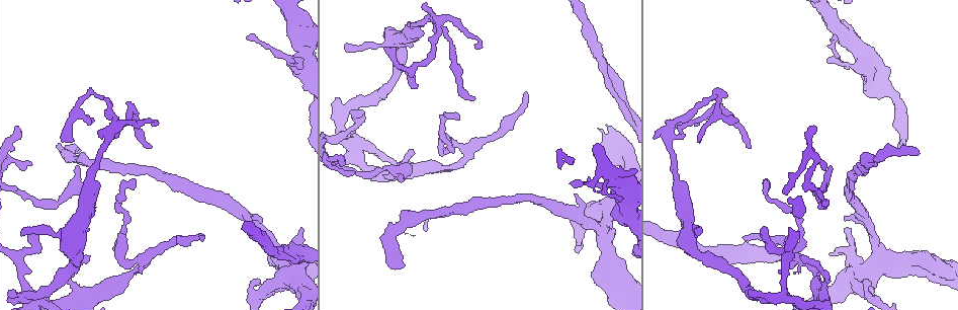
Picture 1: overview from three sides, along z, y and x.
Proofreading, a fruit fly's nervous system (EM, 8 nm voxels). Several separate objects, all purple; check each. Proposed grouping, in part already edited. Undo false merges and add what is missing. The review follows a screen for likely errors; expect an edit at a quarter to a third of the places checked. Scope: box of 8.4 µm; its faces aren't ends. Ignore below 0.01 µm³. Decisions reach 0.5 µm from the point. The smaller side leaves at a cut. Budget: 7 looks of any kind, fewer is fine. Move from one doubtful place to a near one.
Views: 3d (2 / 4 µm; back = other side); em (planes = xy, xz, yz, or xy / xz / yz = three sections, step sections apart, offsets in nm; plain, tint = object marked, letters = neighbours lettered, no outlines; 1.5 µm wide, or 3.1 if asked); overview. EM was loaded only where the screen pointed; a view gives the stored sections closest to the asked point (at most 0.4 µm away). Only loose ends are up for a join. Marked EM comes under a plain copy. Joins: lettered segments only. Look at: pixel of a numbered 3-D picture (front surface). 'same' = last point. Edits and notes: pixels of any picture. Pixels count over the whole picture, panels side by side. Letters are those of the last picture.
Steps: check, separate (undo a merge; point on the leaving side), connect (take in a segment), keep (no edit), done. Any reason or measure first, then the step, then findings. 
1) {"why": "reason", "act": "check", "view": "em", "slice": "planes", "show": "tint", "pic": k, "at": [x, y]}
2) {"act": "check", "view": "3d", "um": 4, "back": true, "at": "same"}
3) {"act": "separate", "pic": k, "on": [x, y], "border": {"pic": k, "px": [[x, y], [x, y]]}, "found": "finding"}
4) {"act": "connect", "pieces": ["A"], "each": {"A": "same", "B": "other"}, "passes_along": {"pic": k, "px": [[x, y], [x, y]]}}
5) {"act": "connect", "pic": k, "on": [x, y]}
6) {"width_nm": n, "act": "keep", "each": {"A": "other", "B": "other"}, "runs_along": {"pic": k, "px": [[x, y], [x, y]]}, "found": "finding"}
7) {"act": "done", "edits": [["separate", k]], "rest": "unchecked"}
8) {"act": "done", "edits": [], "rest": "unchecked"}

{"why": "branch stops here", "act": "check", "view": "em", "slice": "planes", "show": "letters", "pic": 1, "at": [832, 32]}

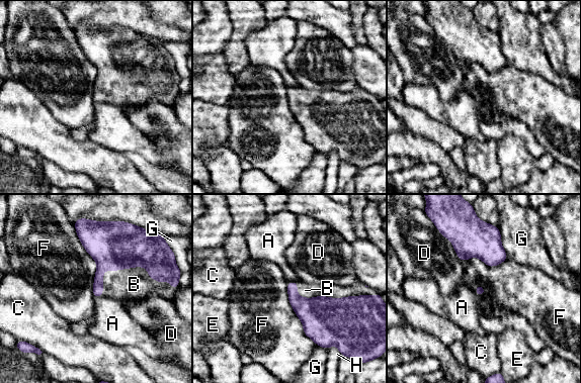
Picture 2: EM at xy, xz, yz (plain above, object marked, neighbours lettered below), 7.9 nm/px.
{"act": "connect", "pieces": ["B"], "each": {"A": "other", "B": "same", "C": "other", "D": "other", "E": "other", "F": "other", "G": "other", "H": "other"}, "found": "it goes on there"}

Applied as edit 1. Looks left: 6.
{"why": "end of a long branch", "act": "check", "view": "em", "slice": "planes", "show": "letters", "pic": 1, "at": [917, 153]}

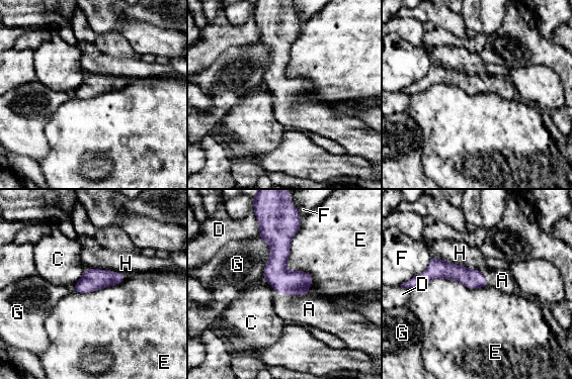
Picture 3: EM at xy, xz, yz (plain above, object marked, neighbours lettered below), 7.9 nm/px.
{"act": "connect", "pieces": ["A"], "each": {"A": "same", "C": "other", "D": "other", "E": "other", "F": "other", "G": "other", "H": "other"}, "passes_along": {"pic": 3, "px": [[276, 275], [301, 293], [309, 309]]}, "found": "the cell continues"}

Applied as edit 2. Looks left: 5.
{"act": "check", "view": "overview"}

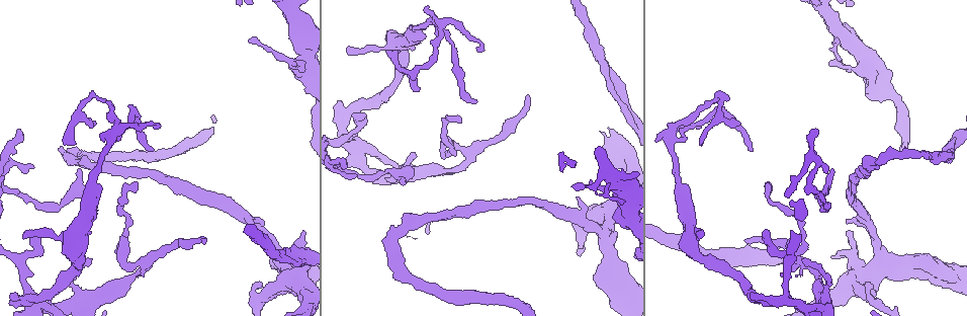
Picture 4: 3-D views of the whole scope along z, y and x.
{"why": "tapers out", "act": "check", "view": "3d", "um": 4, "pic": 4, "at": [347, 49]}

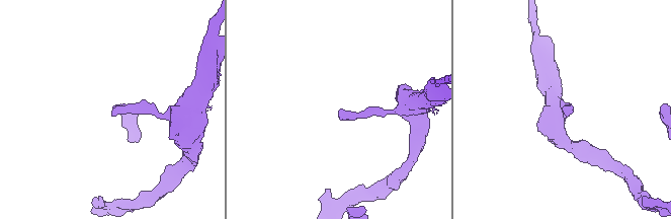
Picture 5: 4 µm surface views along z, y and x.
{"act": "check", "view": "em", "slice": "planes", "show": "letters", "pic": 5, "at": [565, 115]}

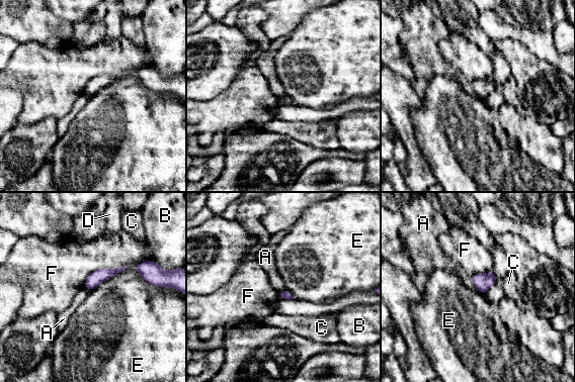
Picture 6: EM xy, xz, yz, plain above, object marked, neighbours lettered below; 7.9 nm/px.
{"act": "keep", "each": {"A": "other", "B": "other", "C": "other", "D": "other", "E": "other", "F": "other"}, "border": {"pic": 6, "px": [[471, 276], [477, 289]]}, "found": "no lettered segment goes on from it"}

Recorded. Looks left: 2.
{"act": "done", "edits": [["connect", 2], ["connect", 3]], "rest": "unchecked"}

